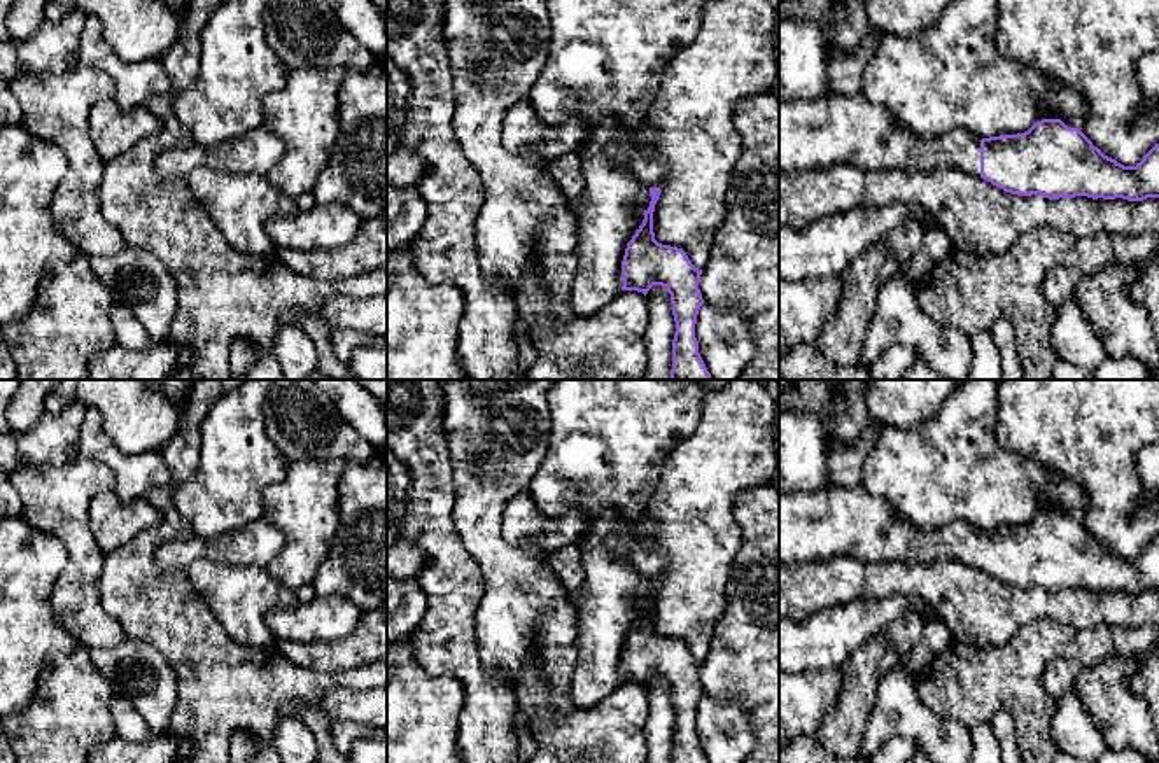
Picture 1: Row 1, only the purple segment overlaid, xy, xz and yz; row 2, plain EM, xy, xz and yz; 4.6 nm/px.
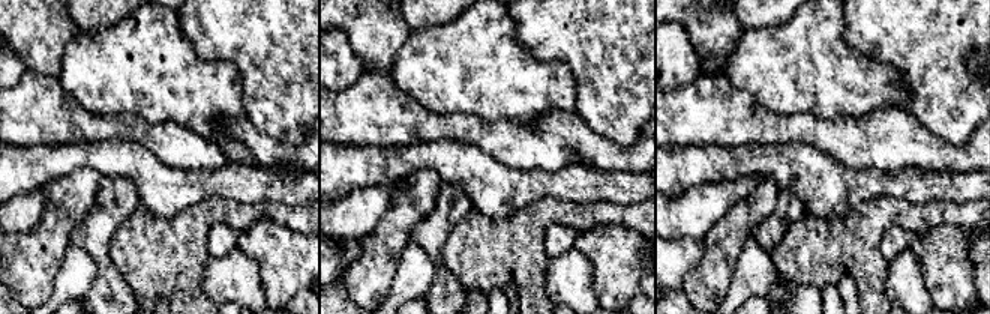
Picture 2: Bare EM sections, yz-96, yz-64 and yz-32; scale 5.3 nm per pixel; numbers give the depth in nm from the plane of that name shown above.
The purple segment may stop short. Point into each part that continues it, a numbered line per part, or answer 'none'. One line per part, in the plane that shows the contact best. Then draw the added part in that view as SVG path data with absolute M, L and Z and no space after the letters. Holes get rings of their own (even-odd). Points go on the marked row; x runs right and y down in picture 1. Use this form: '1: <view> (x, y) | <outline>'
1: yz (830, 130) | M863 93L779 100L779 172L853 164L868 173L891 168L954 168L980 177L980 140L965 130L935 136L914 135L886 107L870 103Z

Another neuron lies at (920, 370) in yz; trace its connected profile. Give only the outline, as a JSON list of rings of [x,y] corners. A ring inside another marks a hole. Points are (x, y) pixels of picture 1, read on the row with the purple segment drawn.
[[[916,360],[903,374],[902,380],[949,380],[931,369],[926,362]]]

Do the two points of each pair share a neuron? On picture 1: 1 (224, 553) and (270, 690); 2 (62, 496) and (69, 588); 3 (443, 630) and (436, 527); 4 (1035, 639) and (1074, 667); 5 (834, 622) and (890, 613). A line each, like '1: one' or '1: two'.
1: two
2: one
3: one
4: two
5: one

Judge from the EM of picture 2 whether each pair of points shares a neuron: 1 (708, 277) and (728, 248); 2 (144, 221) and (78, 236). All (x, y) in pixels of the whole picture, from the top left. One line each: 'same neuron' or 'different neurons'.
1: same neuron
2: different neurons

